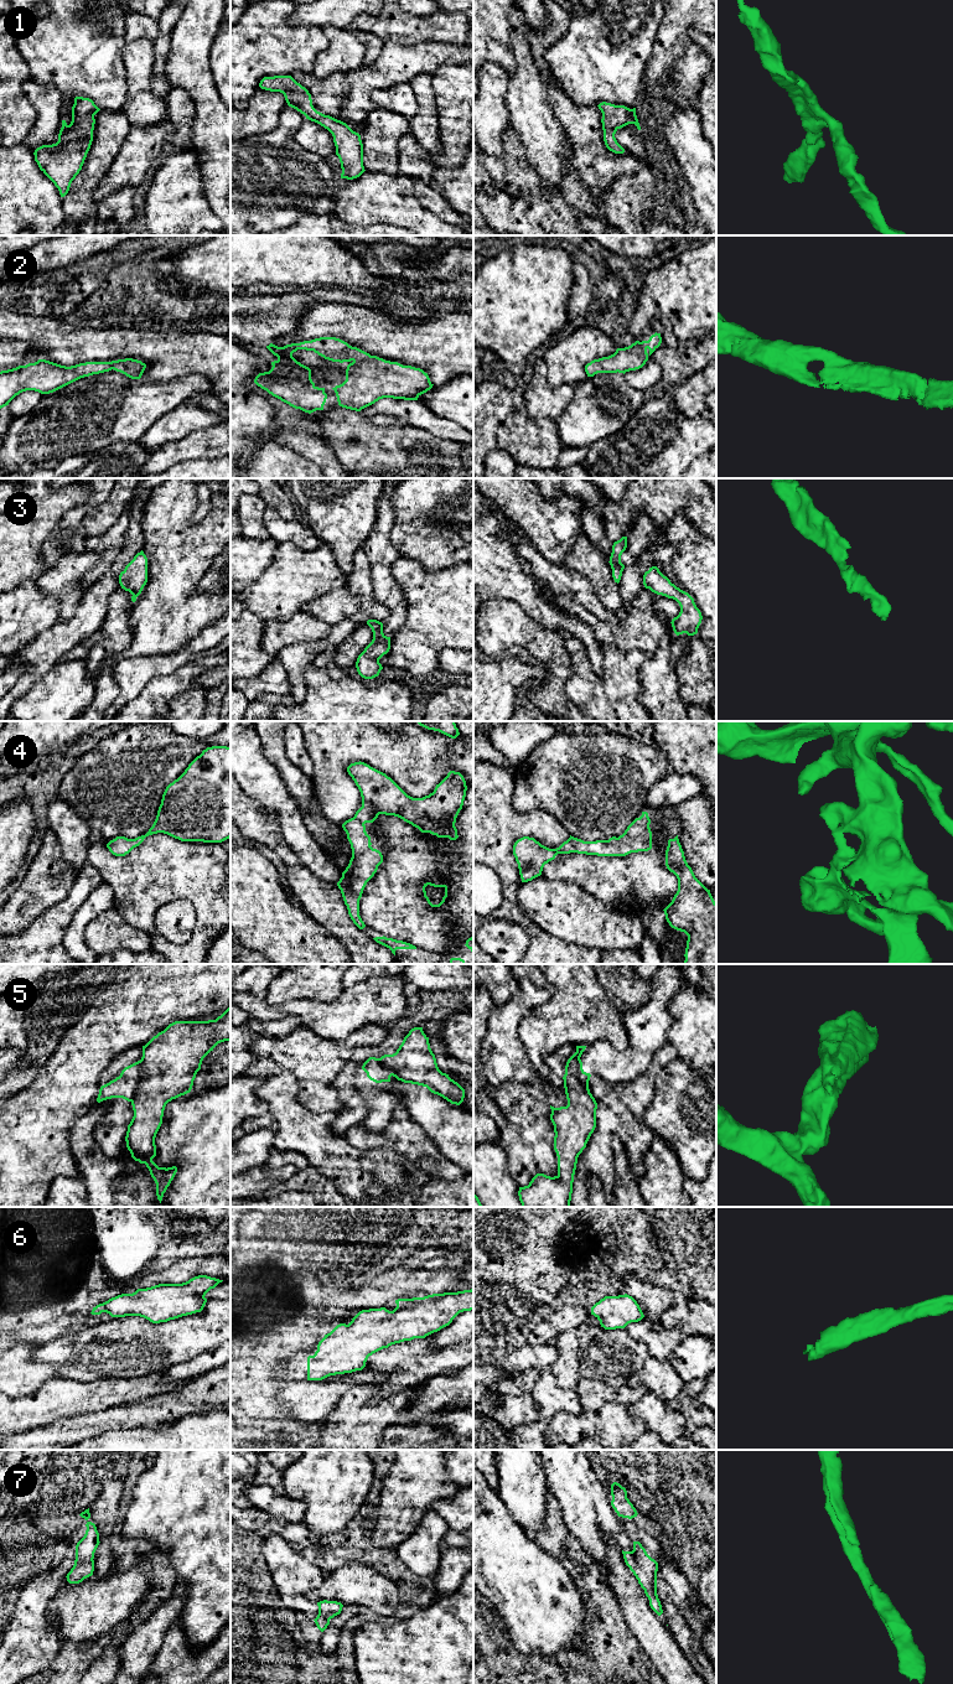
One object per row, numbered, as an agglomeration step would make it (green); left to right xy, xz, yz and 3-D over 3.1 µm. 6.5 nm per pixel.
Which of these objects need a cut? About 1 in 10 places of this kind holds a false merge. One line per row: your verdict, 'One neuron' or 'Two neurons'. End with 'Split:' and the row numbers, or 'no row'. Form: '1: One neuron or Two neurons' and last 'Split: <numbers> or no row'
1: One neuron
2: One neuron
3: One neuron
4: One neuron
5: Two neurons
6: One neuron
7: One neuron
Split: 5

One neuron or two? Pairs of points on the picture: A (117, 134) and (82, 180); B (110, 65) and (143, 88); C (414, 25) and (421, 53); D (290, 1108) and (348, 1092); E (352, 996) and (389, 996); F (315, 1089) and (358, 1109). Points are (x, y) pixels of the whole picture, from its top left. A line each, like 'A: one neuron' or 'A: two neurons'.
A: one neuron
B: two neurons
C: two neurons
D: two neurons
E: one neuron
F: two neurons

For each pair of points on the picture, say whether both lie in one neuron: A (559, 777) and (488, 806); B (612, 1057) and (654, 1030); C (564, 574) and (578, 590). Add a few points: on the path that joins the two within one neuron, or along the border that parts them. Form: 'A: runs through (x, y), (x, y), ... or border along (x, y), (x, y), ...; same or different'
A: border along (512, 773), (512, 806), (517, 811), (537, 811); different
B: runs through (622, 1057), (627, 1057), (645, 1040); same
C: runs through (566, 578), (575, 586); same

